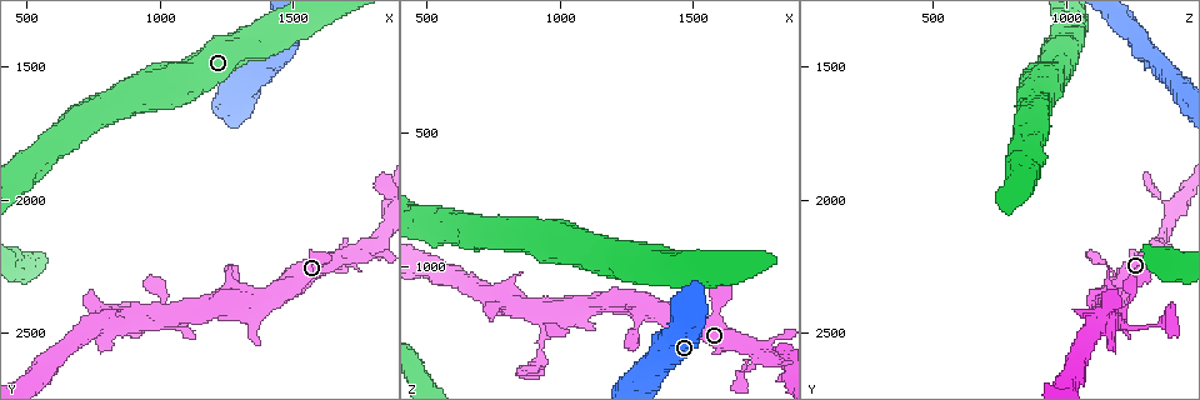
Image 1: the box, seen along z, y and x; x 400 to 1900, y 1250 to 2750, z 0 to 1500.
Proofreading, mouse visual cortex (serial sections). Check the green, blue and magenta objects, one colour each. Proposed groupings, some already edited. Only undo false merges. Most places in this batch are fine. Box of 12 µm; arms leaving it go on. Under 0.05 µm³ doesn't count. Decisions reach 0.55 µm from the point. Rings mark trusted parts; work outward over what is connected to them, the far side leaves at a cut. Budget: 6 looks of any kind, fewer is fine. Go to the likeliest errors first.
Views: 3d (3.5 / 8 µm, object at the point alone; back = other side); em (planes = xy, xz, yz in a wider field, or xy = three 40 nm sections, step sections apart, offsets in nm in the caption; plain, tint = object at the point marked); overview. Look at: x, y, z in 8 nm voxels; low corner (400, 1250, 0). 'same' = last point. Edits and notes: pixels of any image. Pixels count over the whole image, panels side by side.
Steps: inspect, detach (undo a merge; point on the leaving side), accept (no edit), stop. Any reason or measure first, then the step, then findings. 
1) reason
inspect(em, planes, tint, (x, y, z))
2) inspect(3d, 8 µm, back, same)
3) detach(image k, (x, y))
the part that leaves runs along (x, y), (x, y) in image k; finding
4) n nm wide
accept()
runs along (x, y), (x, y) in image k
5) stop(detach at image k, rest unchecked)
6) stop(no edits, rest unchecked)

sudden change in width
inspect(3d, 3.5 µm, (1300, 2340, 1180))

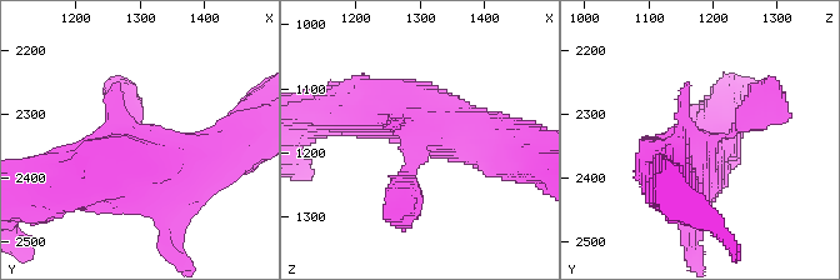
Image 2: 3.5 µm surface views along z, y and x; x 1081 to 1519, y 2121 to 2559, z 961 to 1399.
accept()
runs along (230, 146), (195, 165), (80, 185) in image 2; continuous, no second cell

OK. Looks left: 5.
calibre changes
inspect(3d, 8 µm, (1680, 2230, 1420))

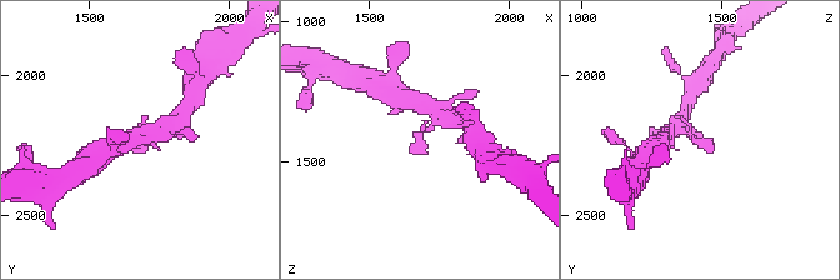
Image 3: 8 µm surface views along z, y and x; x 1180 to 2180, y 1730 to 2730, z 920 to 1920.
inspect(3d, 3.5 µm, (1690, 2230, 1420))

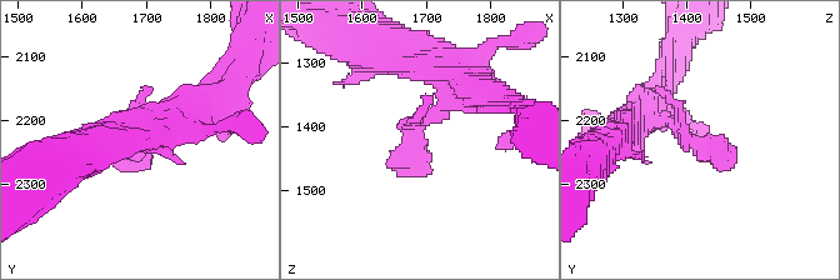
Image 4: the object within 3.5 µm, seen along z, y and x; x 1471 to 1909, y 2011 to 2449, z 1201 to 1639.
inspect(em, xy, step 1, tint, (1680, 2240, 1420))

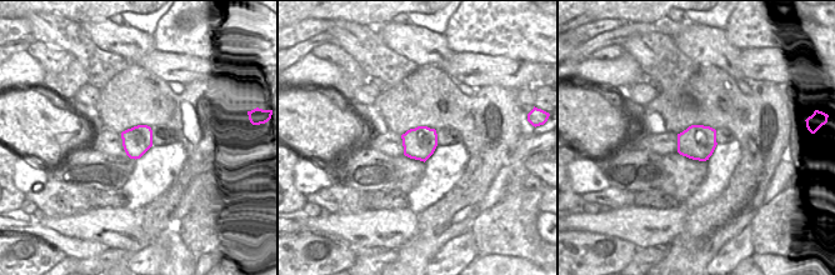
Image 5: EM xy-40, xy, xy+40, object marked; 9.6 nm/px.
accept()
runs along (460, 78), (414, 129), (399, 173) in image 4; one cell here

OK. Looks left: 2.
stop(no edits, rest unchecked)

